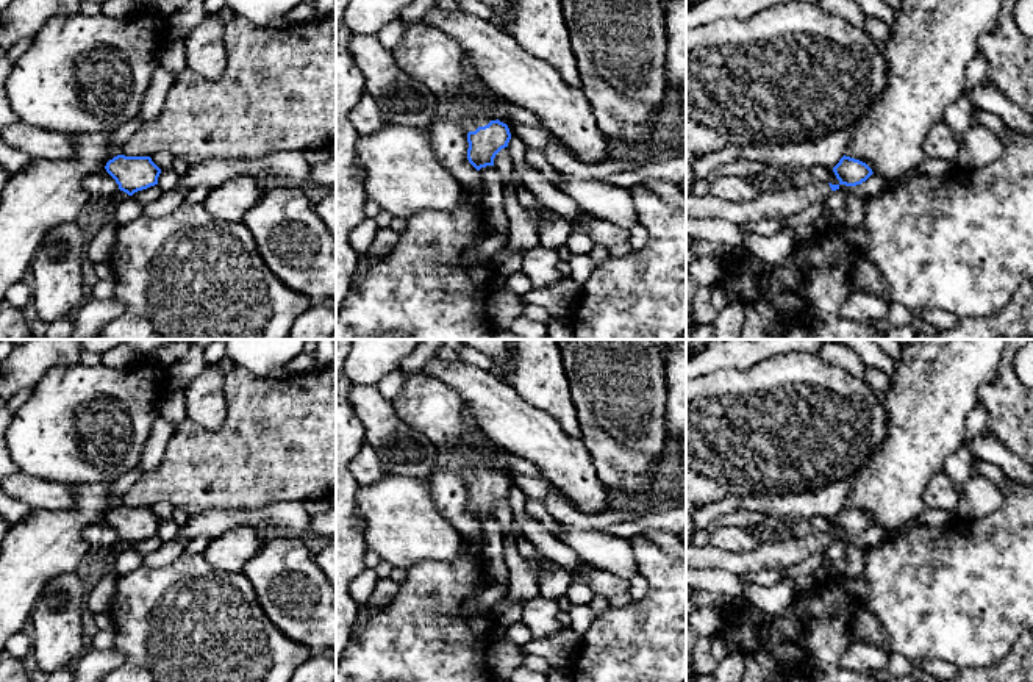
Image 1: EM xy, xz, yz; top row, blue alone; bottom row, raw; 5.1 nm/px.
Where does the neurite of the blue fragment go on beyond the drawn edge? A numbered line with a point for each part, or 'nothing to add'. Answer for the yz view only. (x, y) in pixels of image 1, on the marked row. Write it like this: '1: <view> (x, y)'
1: yz (783, 201)

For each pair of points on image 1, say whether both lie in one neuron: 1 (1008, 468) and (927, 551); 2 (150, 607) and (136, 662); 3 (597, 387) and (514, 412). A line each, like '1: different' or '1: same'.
1: different
2: same
3: different

